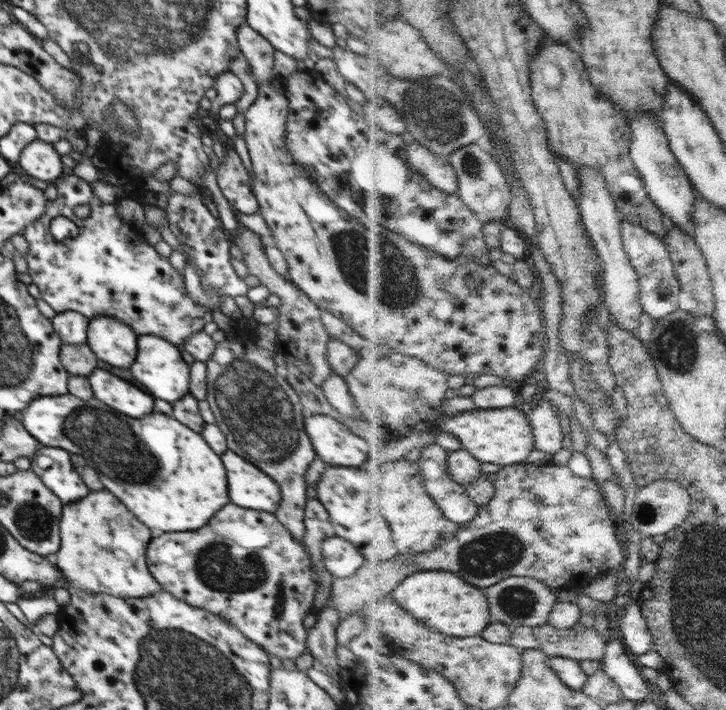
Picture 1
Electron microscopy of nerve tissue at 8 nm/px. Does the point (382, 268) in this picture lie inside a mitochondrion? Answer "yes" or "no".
yes

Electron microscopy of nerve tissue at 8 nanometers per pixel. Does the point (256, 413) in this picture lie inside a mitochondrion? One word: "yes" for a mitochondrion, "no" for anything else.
yes

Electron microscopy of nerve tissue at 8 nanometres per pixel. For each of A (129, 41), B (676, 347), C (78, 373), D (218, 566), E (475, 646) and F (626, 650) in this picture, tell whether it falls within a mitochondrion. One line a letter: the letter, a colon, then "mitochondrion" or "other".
A: mitochondrion
B: mitochondrion
C: other
D: mitochondrion
E: other
F: other

